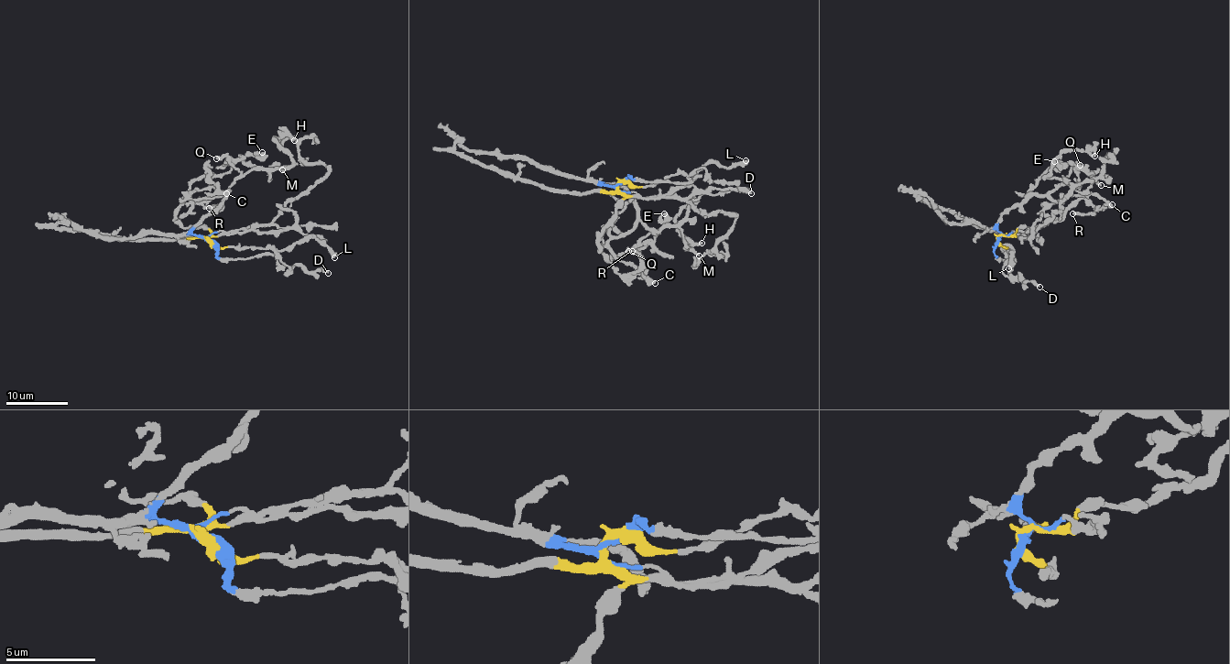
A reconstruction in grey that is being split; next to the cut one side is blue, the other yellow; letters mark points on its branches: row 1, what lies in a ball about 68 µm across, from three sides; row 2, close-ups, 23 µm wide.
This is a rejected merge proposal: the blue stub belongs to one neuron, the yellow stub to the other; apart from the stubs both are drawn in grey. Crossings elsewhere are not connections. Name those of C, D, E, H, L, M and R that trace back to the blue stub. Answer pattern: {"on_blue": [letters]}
{"on_blue": ["C", "H", "L", "M"]}

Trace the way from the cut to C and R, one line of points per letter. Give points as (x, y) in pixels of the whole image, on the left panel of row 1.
C: (208, 240), (192, 230), (213, 213), (226, 192), (189, 197), (197, 190), (217, 187), (226, 193)
R: (208, 240), (205, 236), (210, 232), (206, 229), (183, 226), (174, 215), (187, 195), (215, 207), (209, 208)

